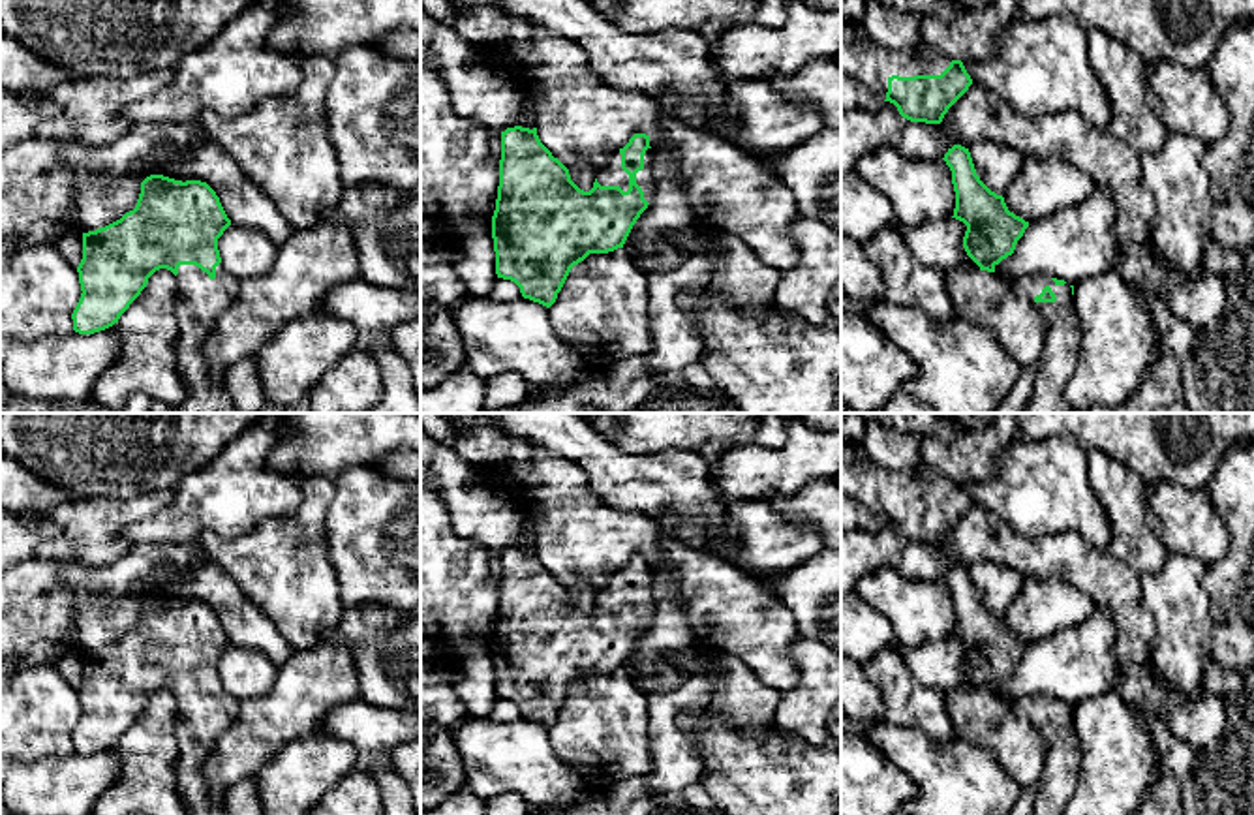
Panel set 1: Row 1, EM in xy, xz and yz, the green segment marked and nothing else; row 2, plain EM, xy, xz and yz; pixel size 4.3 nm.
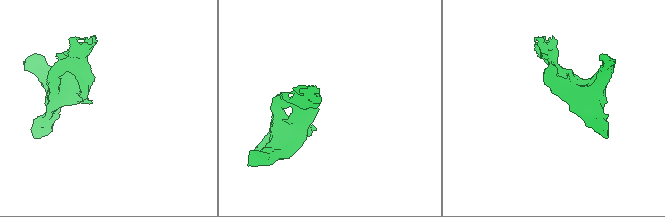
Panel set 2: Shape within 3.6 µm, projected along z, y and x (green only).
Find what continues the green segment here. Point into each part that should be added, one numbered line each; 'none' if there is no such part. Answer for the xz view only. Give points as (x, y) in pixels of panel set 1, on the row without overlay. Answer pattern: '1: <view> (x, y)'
1: xz (611, 596)

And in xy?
1: xy (199, 722)

